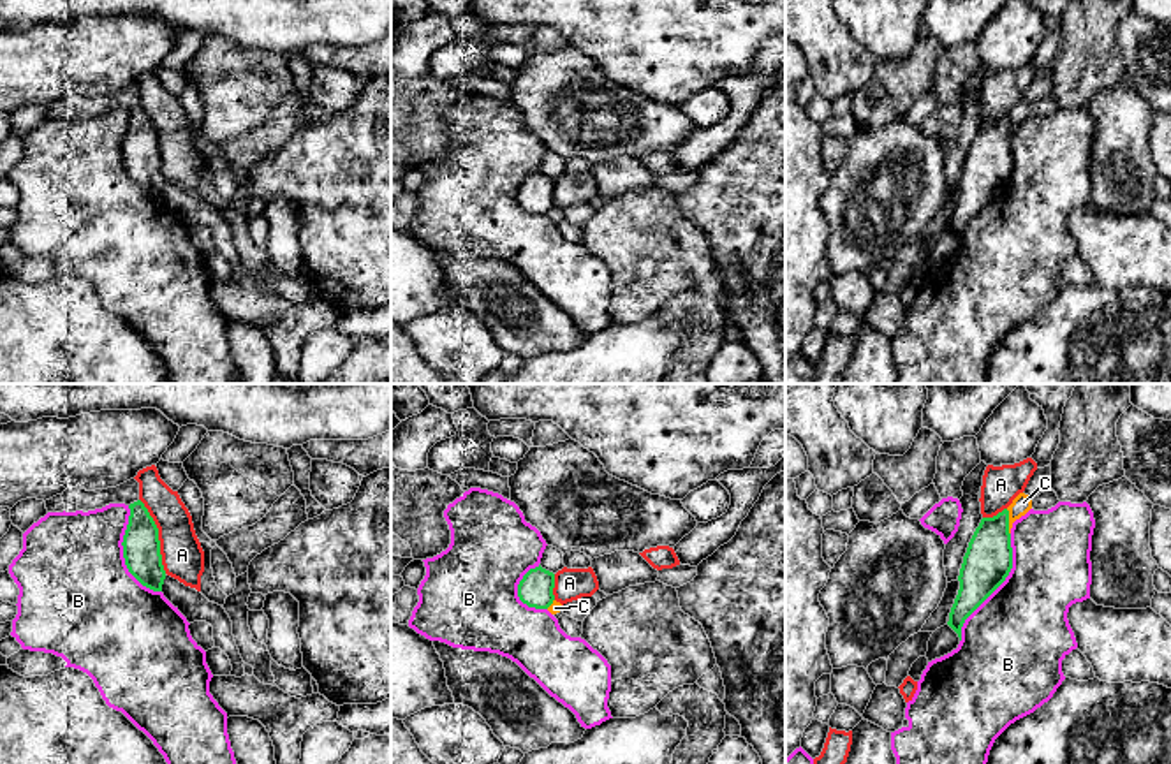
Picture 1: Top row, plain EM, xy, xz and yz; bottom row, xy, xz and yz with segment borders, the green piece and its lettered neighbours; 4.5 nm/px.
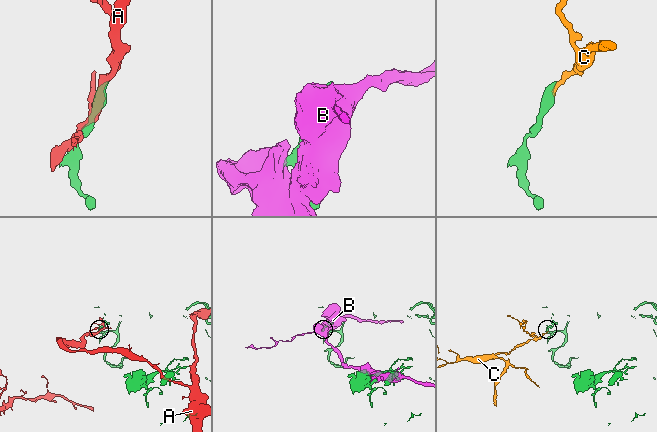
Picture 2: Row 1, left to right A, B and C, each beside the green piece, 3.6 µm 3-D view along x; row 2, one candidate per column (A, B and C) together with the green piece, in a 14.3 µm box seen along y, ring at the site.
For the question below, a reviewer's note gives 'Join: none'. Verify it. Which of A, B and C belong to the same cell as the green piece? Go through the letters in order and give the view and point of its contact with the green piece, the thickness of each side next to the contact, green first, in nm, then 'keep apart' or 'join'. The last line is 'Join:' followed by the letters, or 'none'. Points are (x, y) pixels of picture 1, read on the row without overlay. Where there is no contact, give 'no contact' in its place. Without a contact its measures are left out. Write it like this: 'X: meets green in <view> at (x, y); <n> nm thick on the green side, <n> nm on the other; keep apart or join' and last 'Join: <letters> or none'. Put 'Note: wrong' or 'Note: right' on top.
Note: right
A: meets green in xy at (157, 141); 180 nm thick on the green side, 190 nm on the other; keep apart
B: meets green in yz at (997, 192); 220 nm thick on the green side, 460 nm on the other; keep apart
C: meets green in yz at (1008, 127); 220 nm thick on the green side, 90 nm on the other; keep apart
Join: none

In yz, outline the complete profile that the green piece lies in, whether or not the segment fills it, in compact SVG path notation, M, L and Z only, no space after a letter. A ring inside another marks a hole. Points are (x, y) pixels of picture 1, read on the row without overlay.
M1009 116L983 123L960 174L960 195L947 231L961 246L965 225L1005 187L1013 174Z

